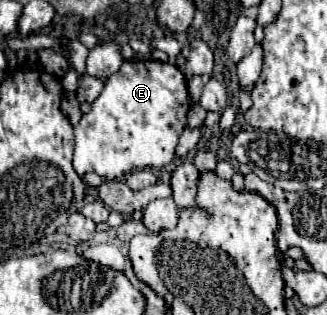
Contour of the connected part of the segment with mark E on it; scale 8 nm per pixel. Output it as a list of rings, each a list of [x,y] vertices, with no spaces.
[[[127,60],[93,102],[91,112],[83,114],[75,126],[73,166],[79,176],[97,172],[107,180],[119,180],[133,170],[163,168],[175,156],[175,146],[185,130],[191,98],[185,74],[157,60]]]

